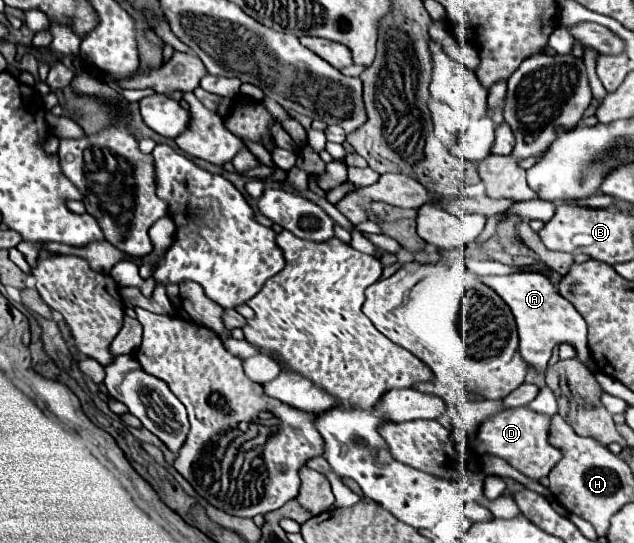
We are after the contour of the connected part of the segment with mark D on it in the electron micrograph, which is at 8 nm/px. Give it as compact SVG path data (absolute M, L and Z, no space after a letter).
M517 407L517 409L507 409L503 413L497 413L489 419L485 419L479 425L479 433L476 434L475 440L465 435L464 431L459 430L455 430L451 434L451 439L462 457L464 457L464 446L472 445L473 452L497 455L497 457L505 459L511 467L521 471L525 477L529 477L533 481L541 481L543 477L549 475L551 467L561 459L561 453L557 449L553 449L547 441L549 425L551 425L549 417L543 417L527 407Z

